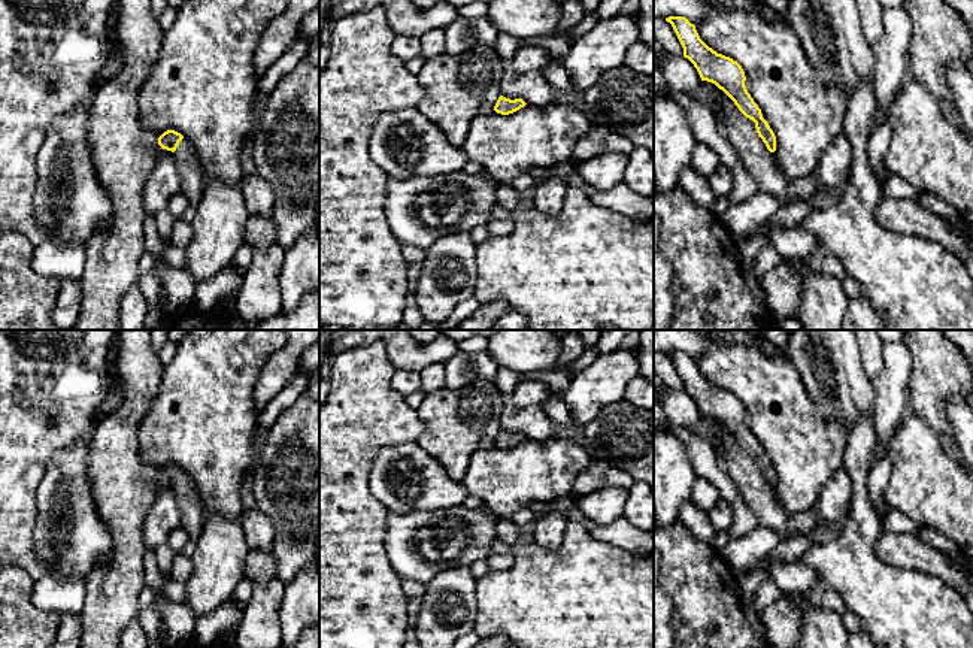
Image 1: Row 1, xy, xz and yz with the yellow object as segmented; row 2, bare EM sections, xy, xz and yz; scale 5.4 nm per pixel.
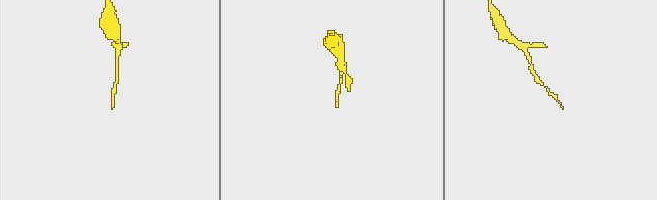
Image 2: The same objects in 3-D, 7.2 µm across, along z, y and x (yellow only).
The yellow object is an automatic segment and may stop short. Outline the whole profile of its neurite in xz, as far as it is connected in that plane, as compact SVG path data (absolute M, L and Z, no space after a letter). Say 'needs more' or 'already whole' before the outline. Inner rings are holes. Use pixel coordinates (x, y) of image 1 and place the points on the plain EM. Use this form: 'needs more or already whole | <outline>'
already whole | M500 430L494 440L494 445L501 449L509 449L509 448L519 445L525 439L527 437L522 433L510 434L510 433Z

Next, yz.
already whole | M669 351L666 355L672 358L683 382L683 391L694 399L701 415L712 417L722 424L739 445L755 457L758 470L763 473L767 484L775 487L776 470L745 421L746 411L742 400L733 393L709 382L700 373L695 360L685 351Z

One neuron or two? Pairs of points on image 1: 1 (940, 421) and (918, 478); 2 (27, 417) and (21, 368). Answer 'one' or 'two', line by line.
1: two
2: one

